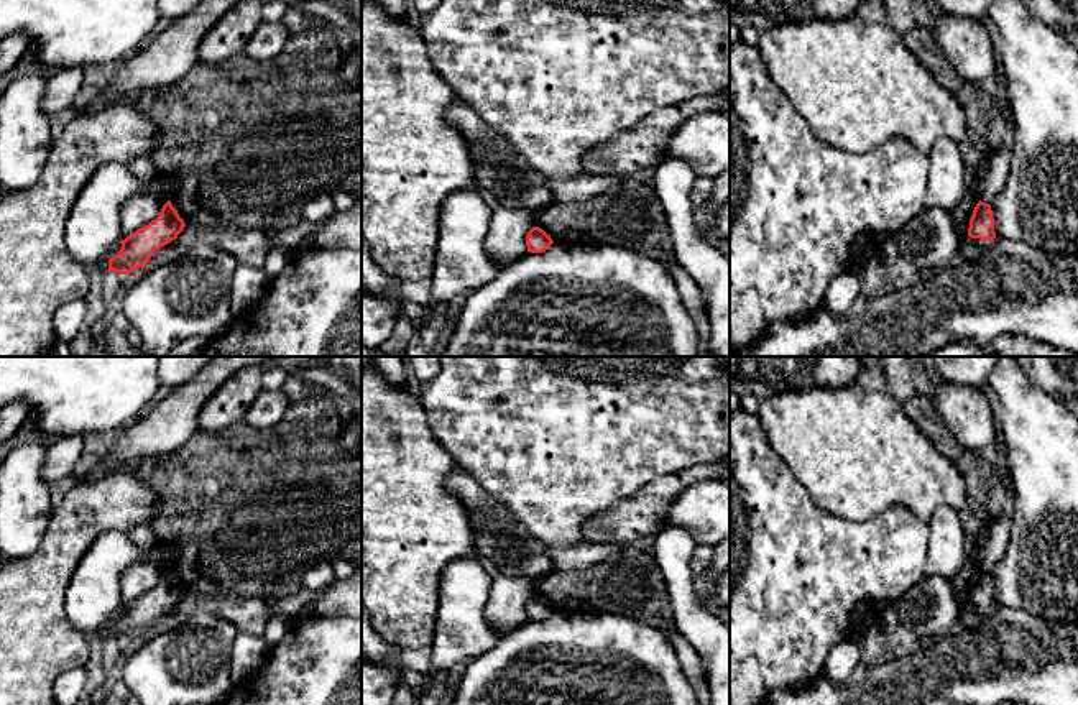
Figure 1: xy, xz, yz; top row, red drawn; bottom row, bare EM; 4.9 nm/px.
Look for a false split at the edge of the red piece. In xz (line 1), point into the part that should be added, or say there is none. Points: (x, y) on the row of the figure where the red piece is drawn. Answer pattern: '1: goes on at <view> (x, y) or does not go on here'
1: does not go on here

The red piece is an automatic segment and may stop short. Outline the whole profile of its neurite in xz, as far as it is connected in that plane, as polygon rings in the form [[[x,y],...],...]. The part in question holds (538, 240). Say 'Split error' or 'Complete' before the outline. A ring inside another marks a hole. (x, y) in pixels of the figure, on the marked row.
Complete. [[[532,227],[526,235],[526,247],[531,253],[542,253],[552,245],[551,235],[547,235],[542,228]]]

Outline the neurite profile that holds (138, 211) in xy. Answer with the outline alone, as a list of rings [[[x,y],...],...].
[[[143,191],[120,207],[122,240],[158,217],[169,199],[156,191]]]

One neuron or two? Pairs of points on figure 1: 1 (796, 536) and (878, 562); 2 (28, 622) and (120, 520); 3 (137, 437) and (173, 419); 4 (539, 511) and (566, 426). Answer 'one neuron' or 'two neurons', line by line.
1: one neuron
2: one neuron
3: one neuron
4: one neuron

